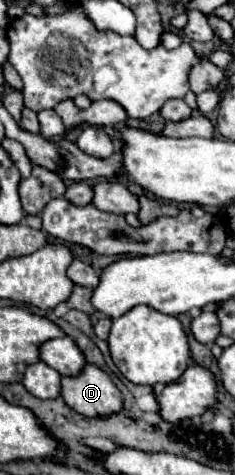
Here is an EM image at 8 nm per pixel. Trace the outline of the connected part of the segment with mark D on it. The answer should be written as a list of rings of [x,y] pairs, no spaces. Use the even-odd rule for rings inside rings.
[[[85,365],[77,377],[61,377],[61,397],[85,417],[105,417],[121,411],[121,393],[95,365]]]

